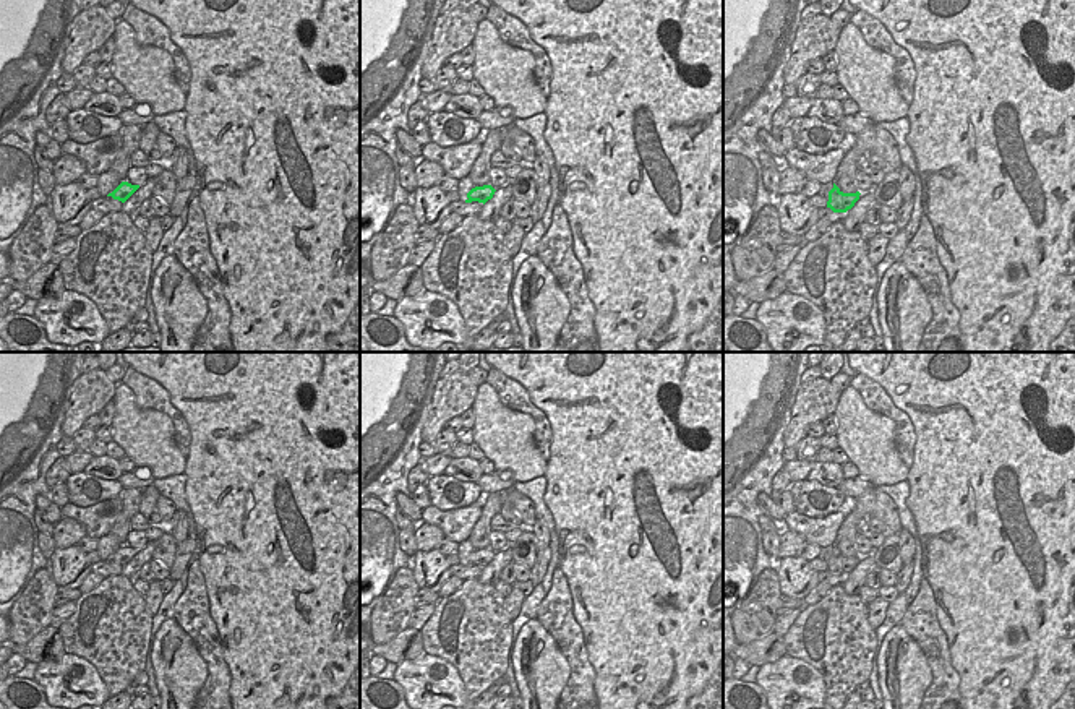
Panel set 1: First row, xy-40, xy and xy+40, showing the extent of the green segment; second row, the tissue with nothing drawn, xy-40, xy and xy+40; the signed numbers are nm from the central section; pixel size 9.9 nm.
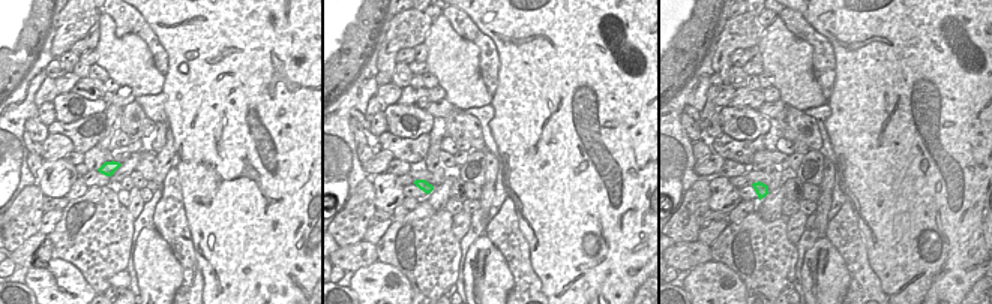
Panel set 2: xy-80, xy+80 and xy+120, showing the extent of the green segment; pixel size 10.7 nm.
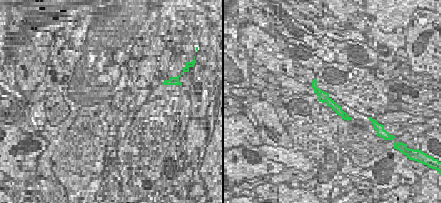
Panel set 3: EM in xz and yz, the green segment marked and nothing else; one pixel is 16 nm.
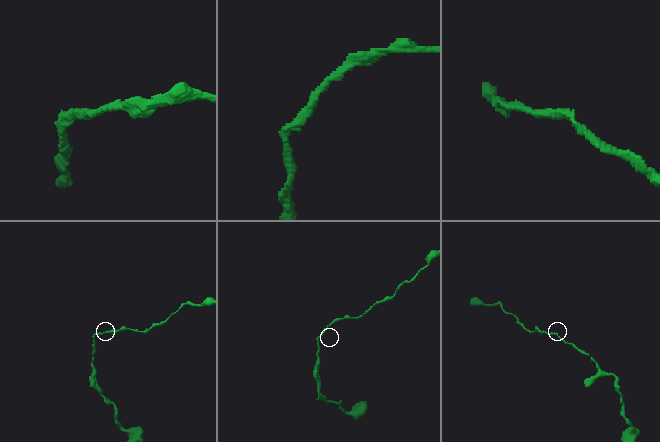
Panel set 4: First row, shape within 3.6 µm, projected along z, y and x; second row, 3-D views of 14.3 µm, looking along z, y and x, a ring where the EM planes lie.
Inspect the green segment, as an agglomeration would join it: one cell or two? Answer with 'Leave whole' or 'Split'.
Split

